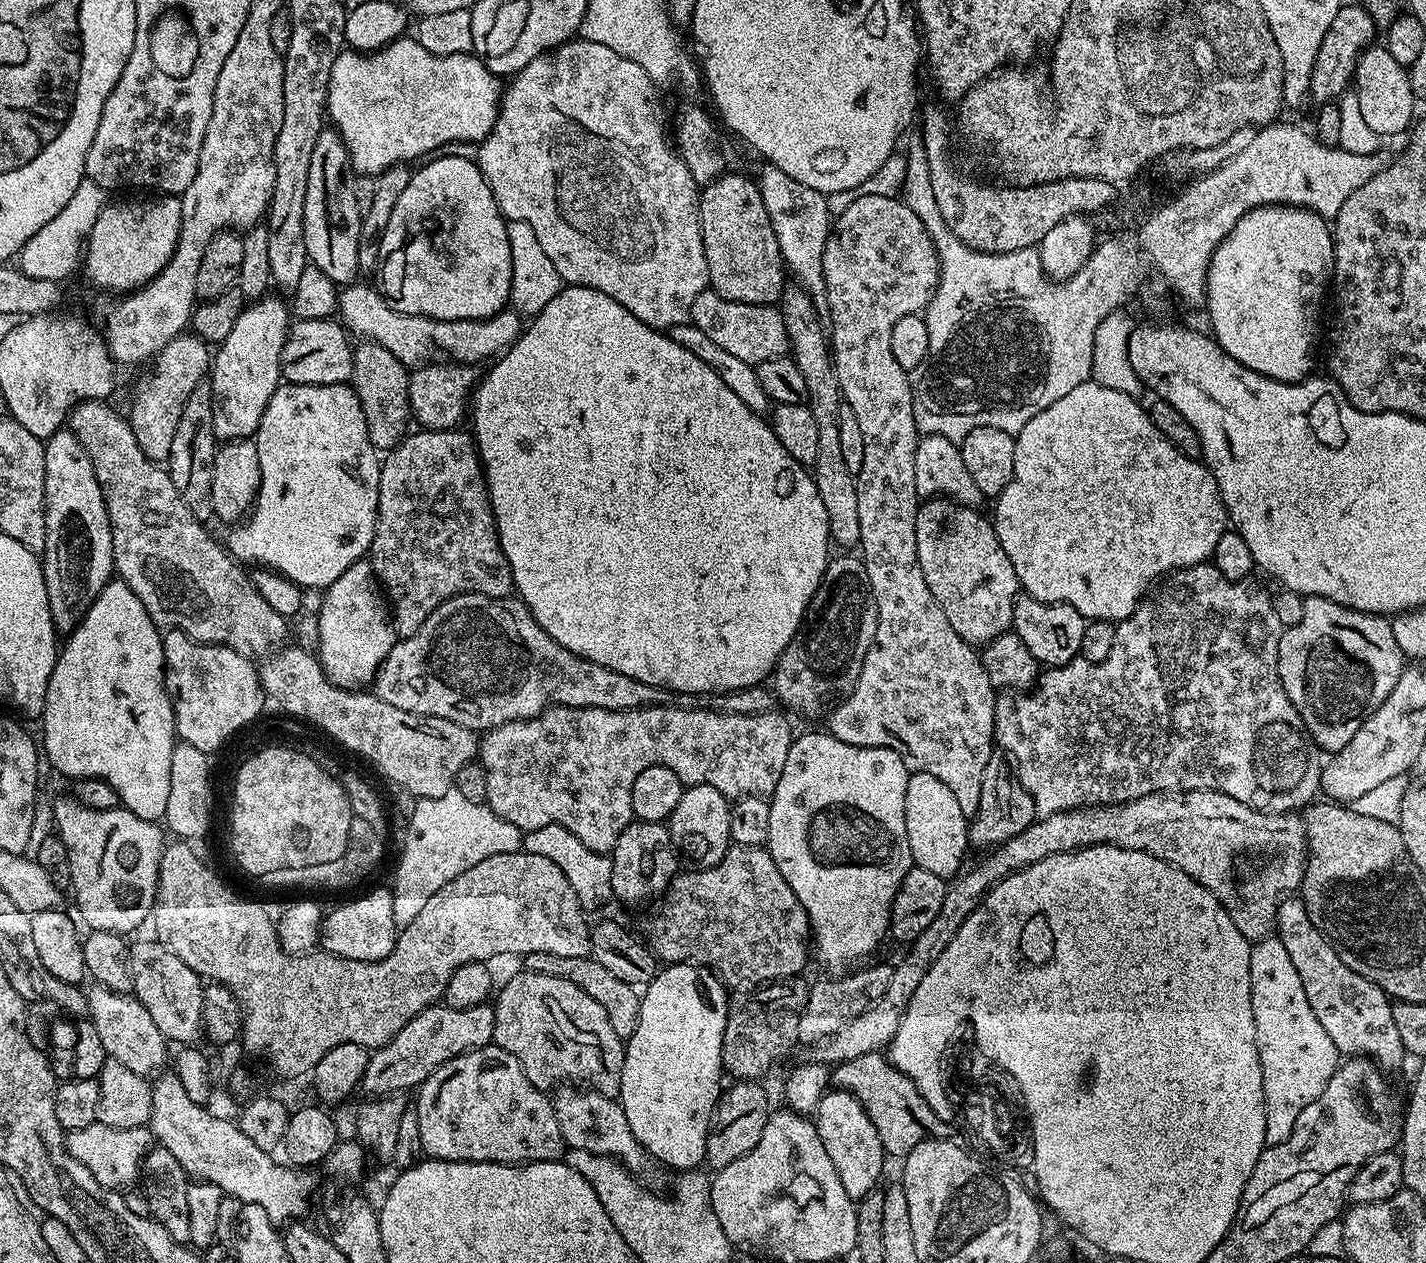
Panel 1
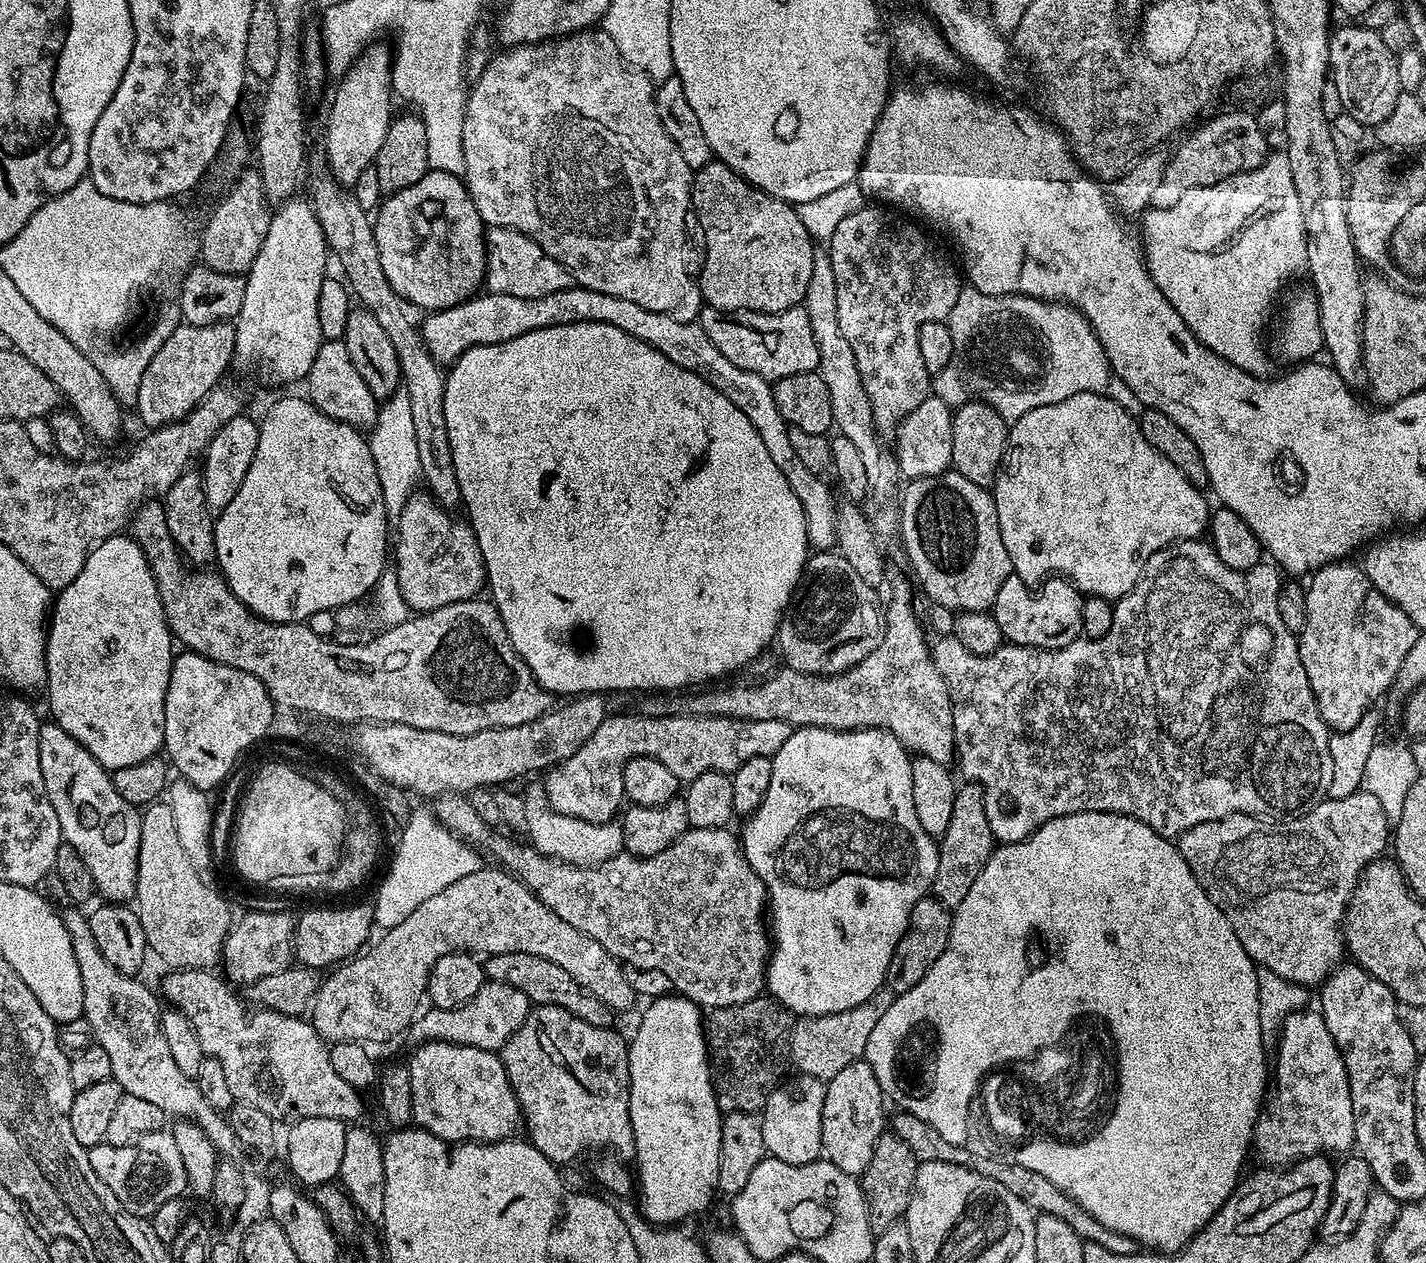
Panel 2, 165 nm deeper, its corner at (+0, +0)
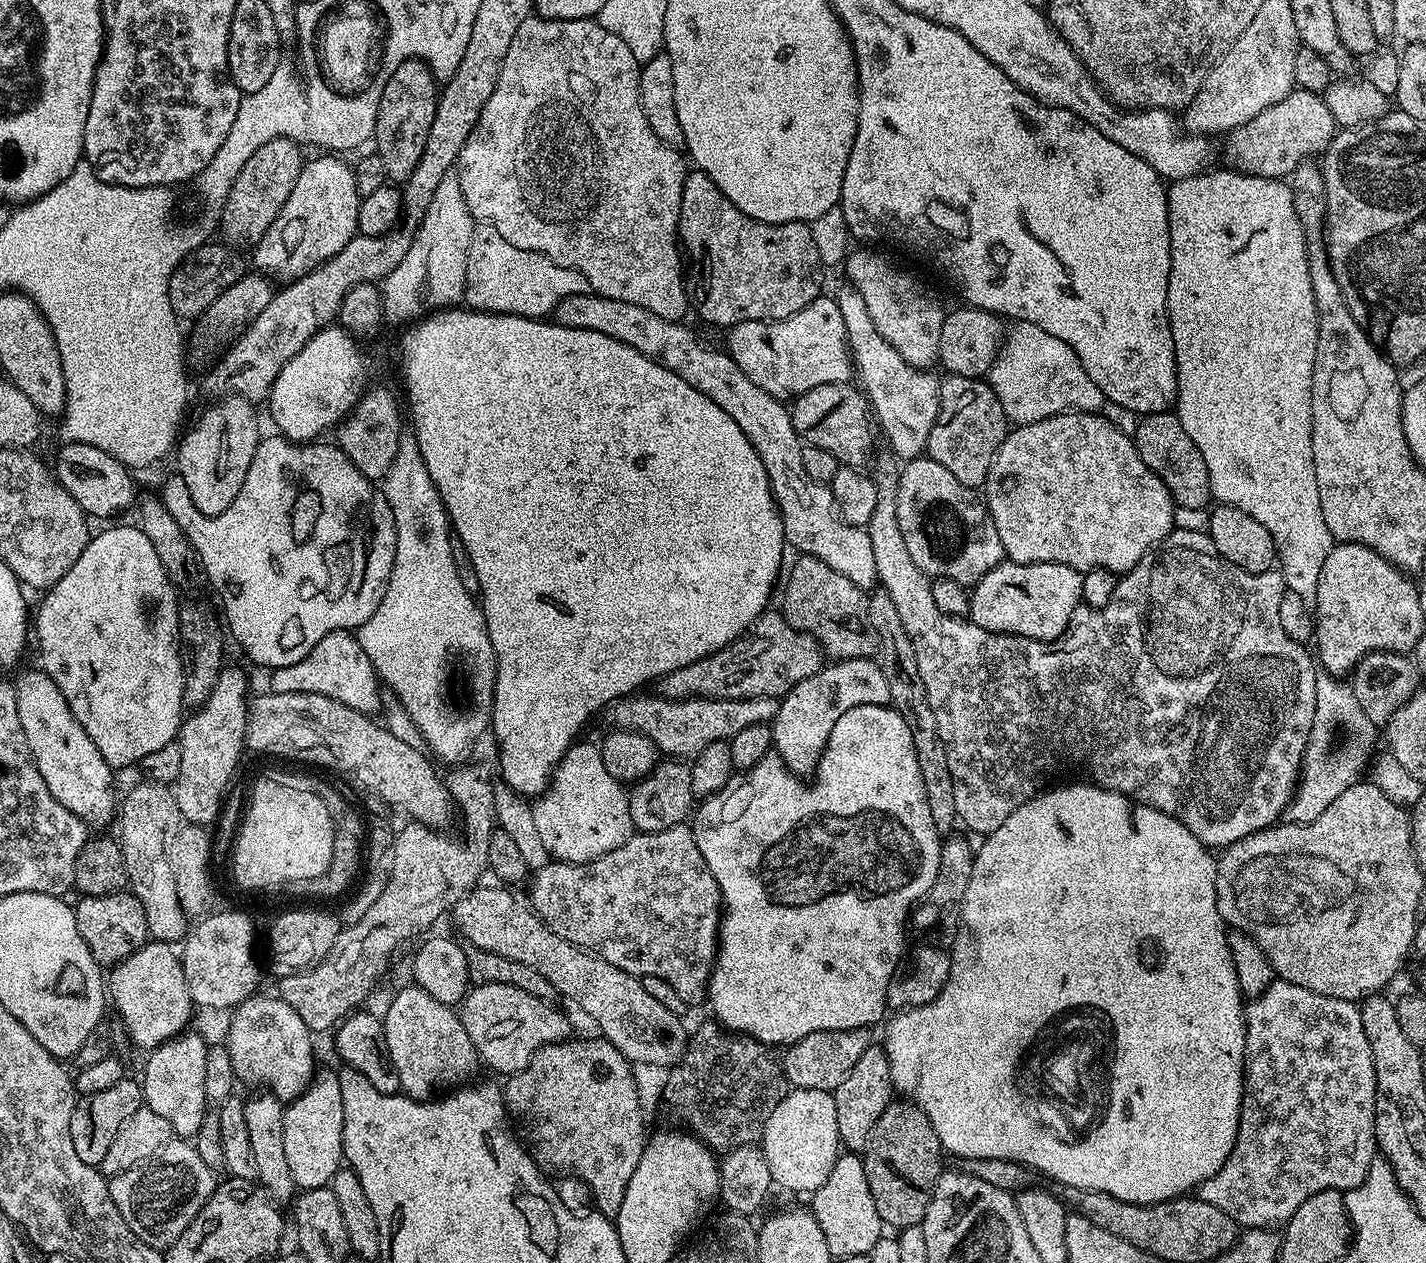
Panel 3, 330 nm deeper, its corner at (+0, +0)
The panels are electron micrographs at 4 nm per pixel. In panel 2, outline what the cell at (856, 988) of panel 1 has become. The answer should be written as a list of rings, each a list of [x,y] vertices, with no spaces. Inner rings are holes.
[[[886,986],[875,992],[862,1006],[854,1006],[854,1010],[842,1010],[842,1014],[826,1014],[825,1016],[806,1016],[795,1021],[790,1038],[790,1060],[797,1073],[812,1076],[827,1082],[834,1078],[850,1062],[861,1059],[866,1050],[866,1041],[874,1031],[878,1018],[890,1010],[894,993]]]

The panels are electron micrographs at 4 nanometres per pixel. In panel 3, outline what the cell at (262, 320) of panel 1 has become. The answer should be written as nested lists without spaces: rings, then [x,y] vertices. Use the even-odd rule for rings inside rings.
[[[320,154],[317,160],[309,159],[305,163],[304,168],[298,174],[298,182],[294,182],[294,190],[290,190],[290,198],[286,198],[286,206],[282,206],[282,210],[278,210],[278,218],[274,218],[274,222],[270,222],[270,230],[266,230],[266,234],[262,234],[262,238],[254,245],[254,252],[256,252],[256,264],[263,275],[271,278],[276,282],[291,282],[305,276],[308,272],[312,272],[322,262],[326,262],[330,258],[334,258],[334,254],[338,254],[338,250],[342,250],[342,246],[346,246],[346,242],[350,242],[350,238],[358,235],[356,227],[356,219],[358,218],[358,210],[360,209],[361,197],[356,189],[354,182],[354,174],[352,173],[353,165],[347,164],[347,159],[341,158],[336,154]]]

